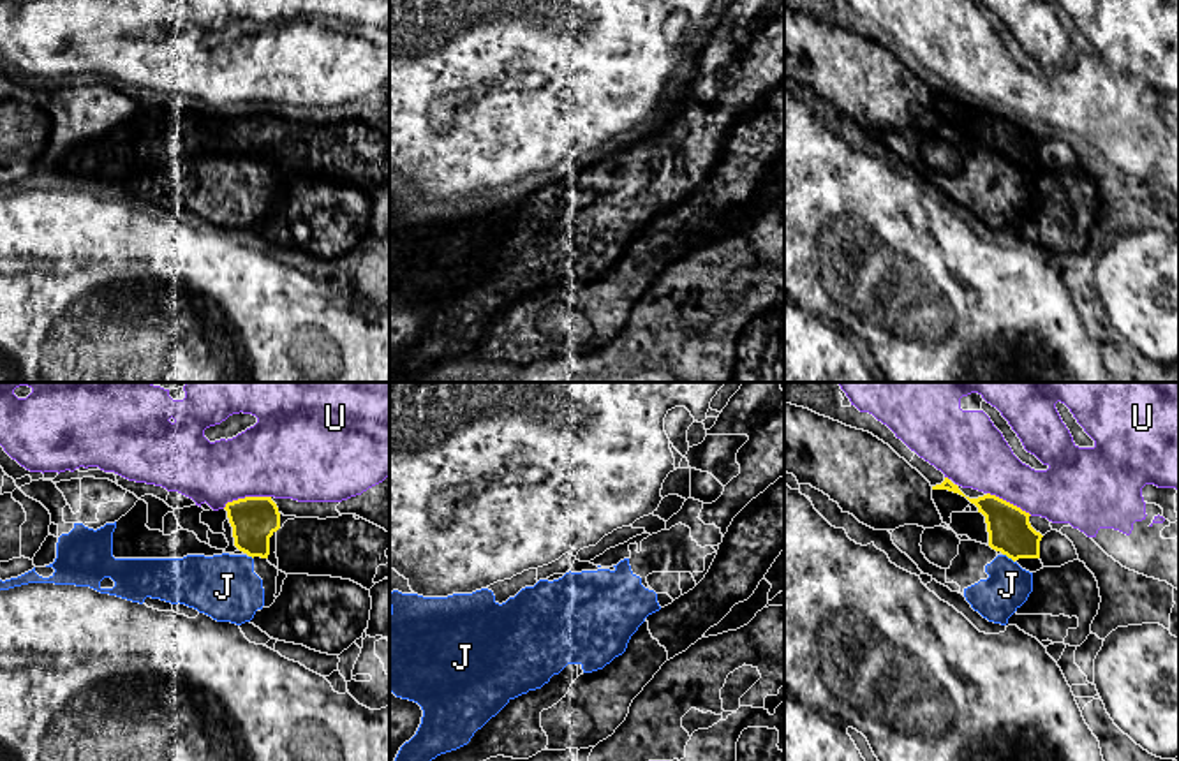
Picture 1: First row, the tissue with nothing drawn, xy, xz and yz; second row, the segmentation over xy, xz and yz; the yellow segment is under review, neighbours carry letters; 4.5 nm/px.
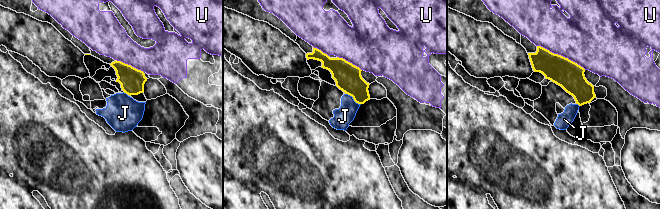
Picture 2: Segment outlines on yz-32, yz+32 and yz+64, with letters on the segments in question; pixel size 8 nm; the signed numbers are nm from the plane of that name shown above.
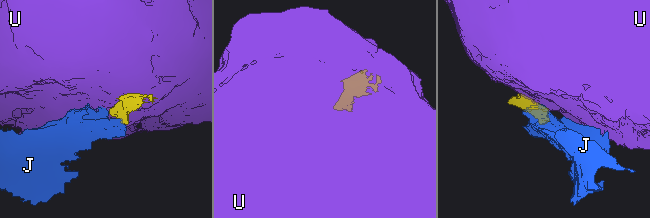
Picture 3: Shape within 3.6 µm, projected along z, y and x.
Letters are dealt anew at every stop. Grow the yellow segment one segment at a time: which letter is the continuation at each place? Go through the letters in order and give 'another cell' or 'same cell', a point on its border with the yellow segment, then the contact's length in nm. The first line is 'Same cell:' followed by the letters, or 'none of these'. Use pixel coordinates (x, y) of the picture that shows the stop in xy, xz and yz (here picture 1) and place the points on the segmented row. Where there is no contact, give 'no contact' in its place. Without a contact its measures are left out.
Same cell: J
J: same cell; meets yellow in yz at (1008, 557); contact 70 nm long
U: another cell; meets yellow in xy at (245, 497); contact 240 nm long

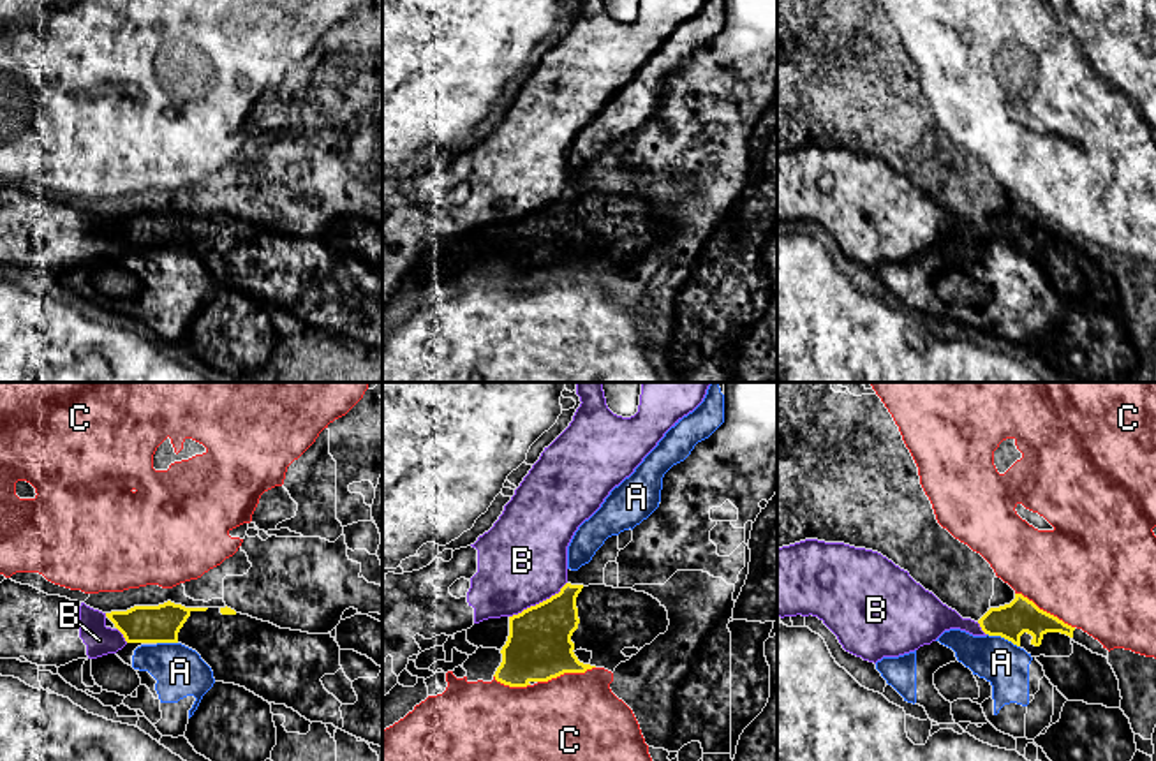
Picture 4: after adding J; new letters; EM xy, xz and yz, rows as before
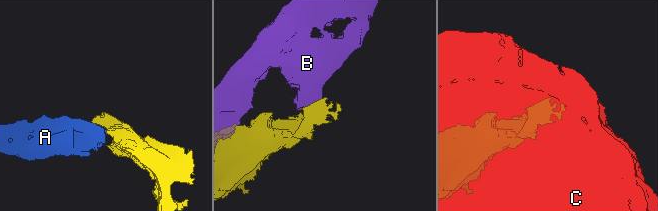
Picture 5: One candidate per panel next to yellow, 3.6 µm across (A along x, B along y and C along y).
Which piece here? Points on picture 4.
Same cell: none of these
A: another cell; meets yellow in yz at (1003, 636); contact 170 nm long
B: another cell; meets yellow in xz at (540, 603); contact 300 nm long
C: another cell; meets yellow in yz at (1045, 612); contact 320 nm long

